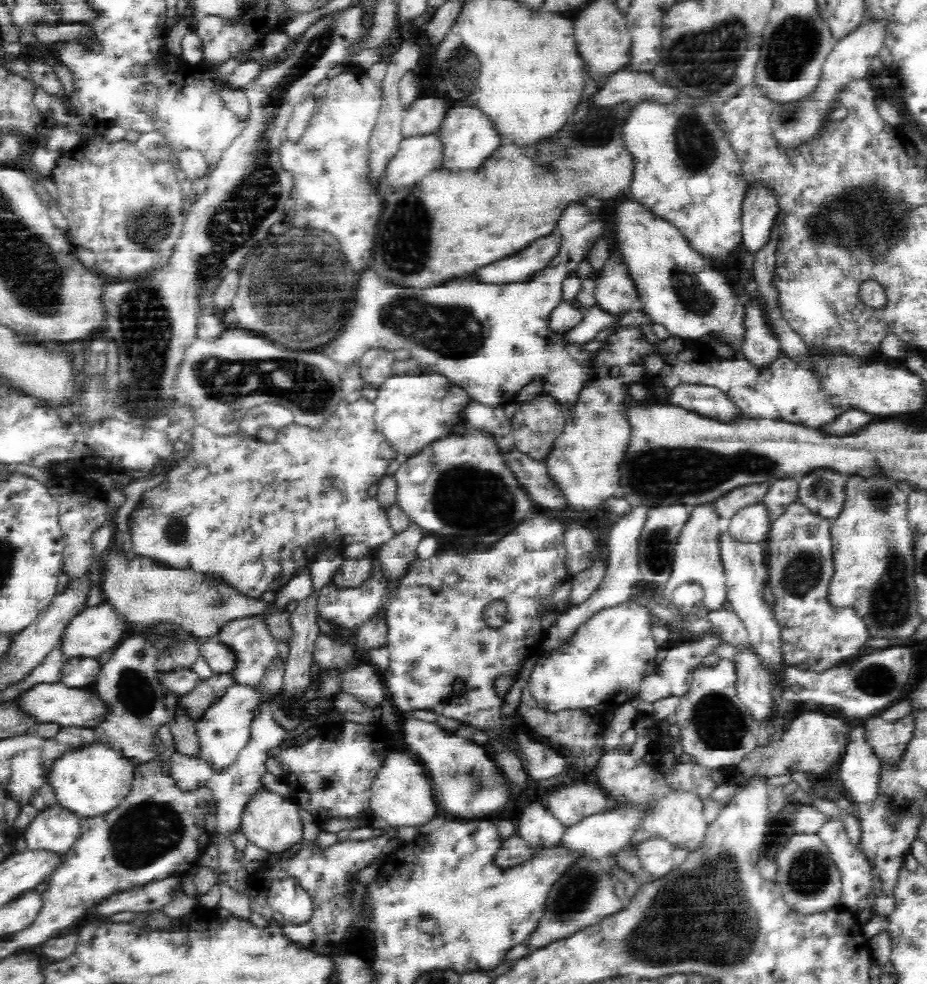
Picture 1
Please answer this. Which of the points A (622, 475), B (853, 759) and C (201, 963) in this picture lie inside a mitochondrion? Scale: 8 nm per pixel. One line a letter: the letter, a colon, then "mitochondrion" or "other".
A: other
B: other
C: other

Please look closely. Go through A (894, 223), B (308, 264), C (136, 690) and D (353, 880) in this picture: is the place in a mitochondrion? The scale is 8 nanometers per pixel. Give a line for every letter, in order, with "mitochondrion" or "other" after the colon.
A: other
B: mitochondrion
C: mitochondrion
D: other

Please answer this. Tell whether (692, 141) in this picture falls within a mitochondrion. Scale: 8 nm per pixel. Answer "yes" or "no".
yes

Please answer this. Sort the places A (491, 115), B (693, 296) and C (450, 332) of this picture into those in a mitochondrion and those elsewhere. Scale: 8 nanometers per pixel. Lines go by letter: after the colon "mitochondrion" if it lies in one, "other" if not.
A: other
B: mitochondrion
C: mitochondrion

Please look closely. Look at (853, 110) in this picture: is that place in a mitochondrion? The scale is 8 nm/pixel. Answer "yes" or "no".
no

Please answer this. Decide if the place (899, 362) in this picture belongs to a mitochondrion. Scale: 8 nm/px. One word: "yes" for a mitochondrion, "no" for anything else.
no

